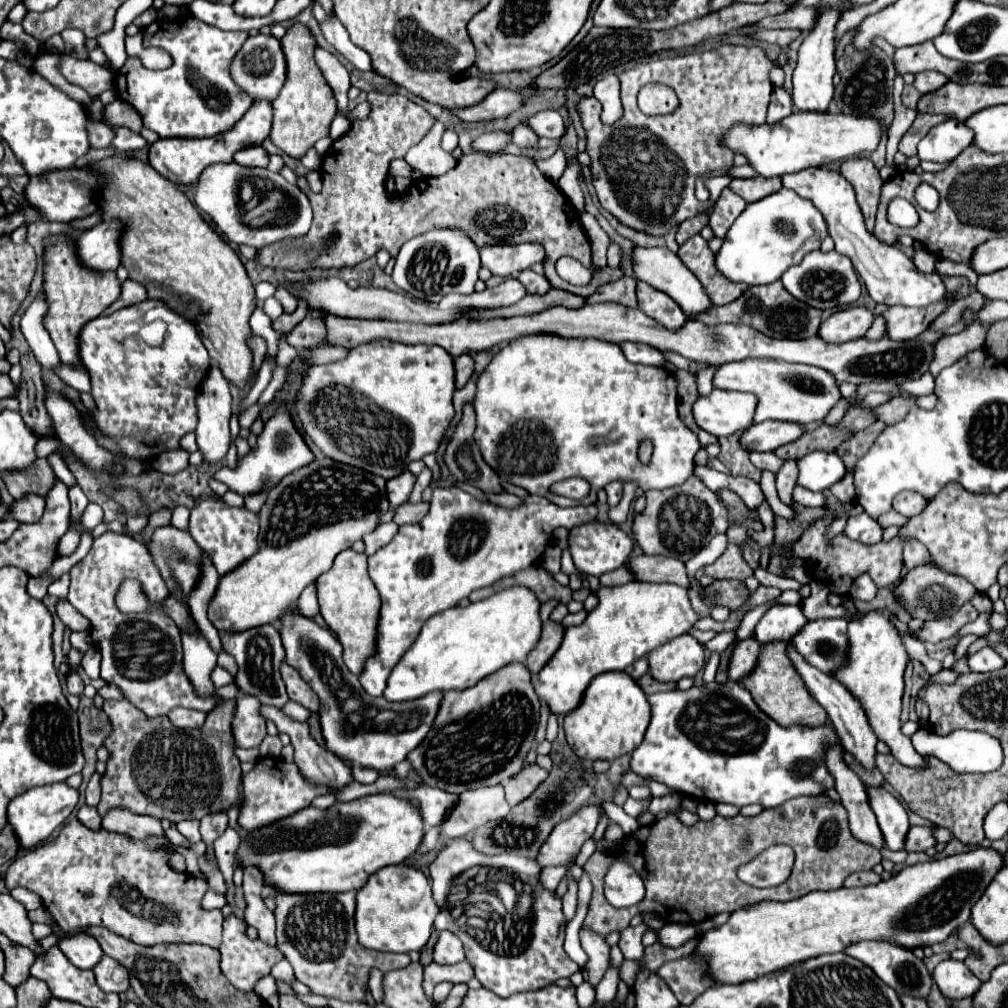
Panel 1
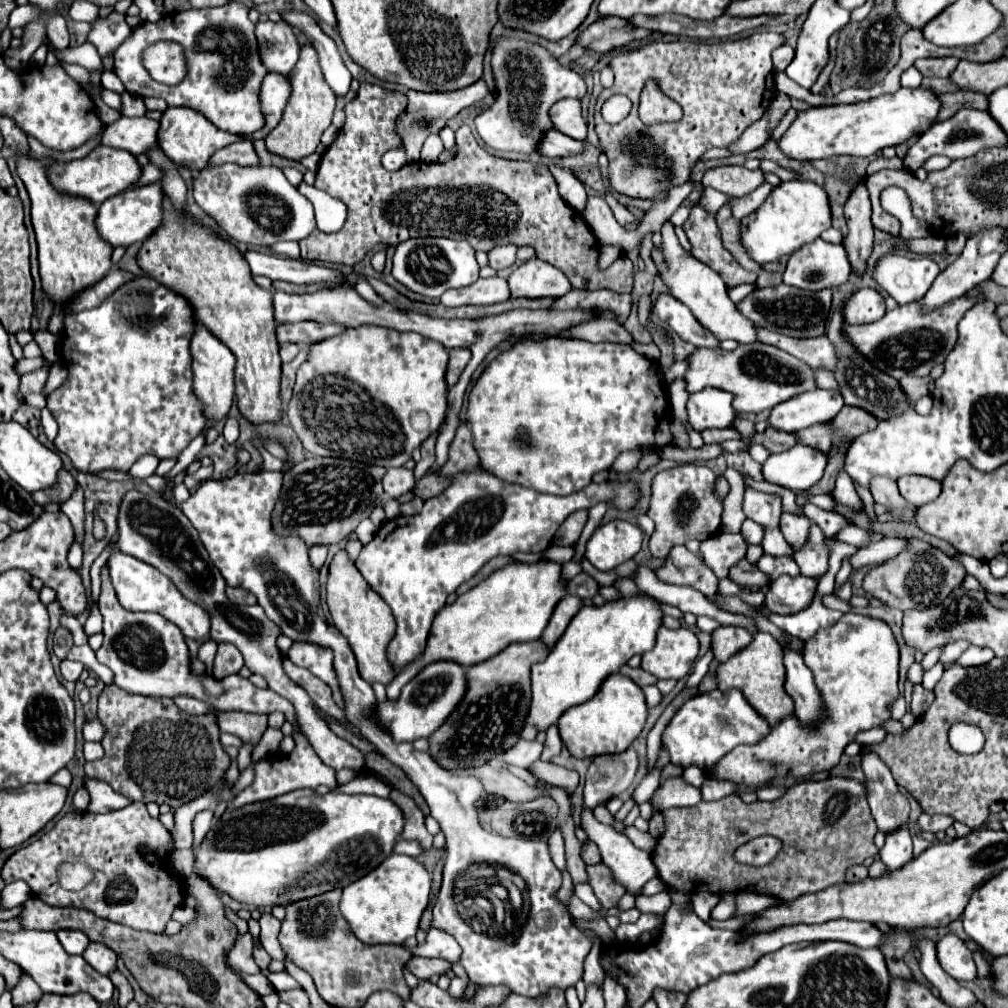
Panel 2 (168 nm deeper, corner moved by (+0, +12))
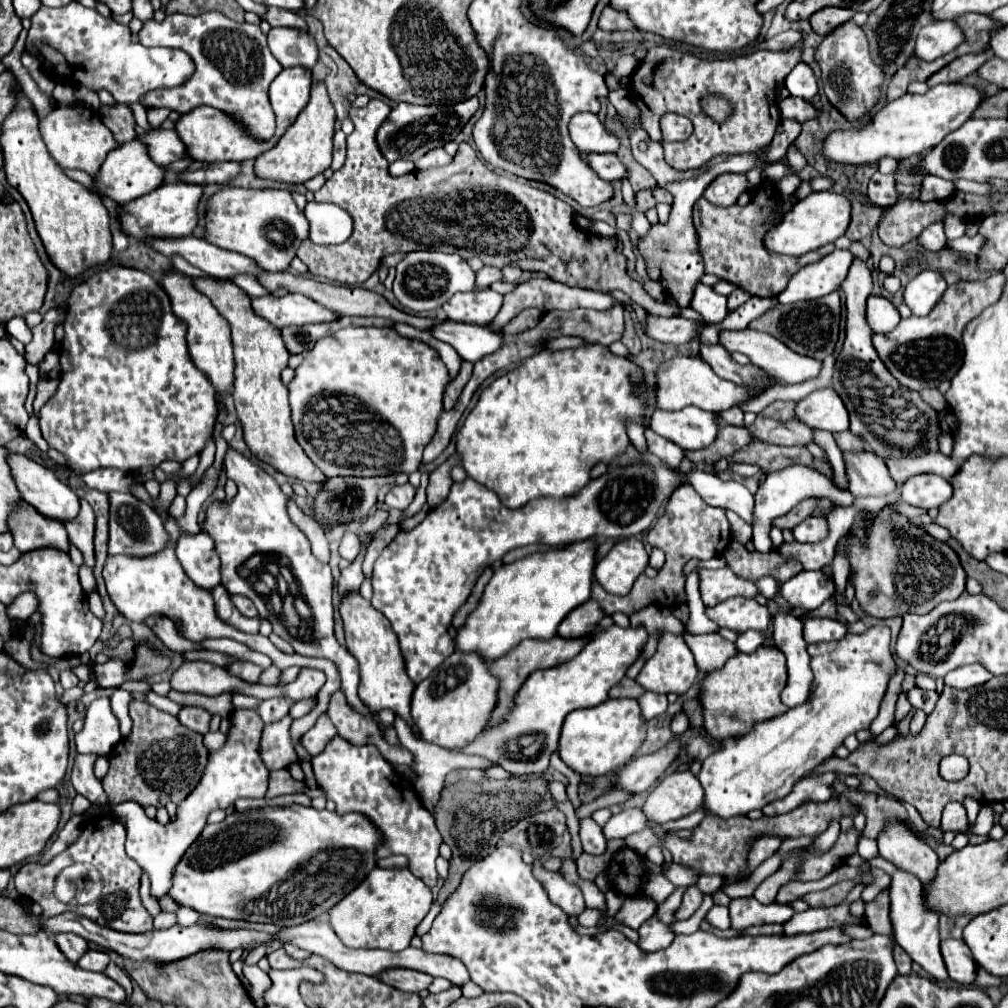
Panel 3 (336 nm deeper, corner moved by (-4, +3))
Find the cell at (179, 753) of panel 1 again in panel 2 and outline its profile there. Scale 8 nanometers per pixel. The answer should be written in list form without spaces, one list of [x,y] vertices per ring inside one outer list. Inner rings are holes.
[[[105,686],[99,696],[99,718],[107,728],[101,742],[105,756],[97,762],[85,764],[85,774],[105,780],[115,792],[133,802],[157,802],[179,808],[191,798],[213,788],[231,764],[231,758],[219,742],[219,726],[211,712],[205,716],[189,716],[183,710],[177,710],[175,702],[169,698],[141,698],[137,694],[125,694],[119,686]]]

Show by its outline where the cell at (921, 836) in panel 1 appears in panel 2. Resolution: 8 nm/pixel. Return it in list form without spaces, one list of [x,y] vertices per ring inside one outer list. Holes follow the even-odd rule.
[[[921,814],[919,816],[919,826],[927,832],[939,832],[939,830],[947,830],[951,824],[953,824],[953,816],[945,816],[945,814],[935,814],[935,816],[929,816],[929,814]]]

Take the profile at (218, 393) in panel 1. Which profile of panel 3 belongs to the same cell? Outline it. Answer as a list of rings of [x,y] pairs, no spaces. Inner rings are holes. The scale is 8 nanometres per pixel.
[[[171,273],[161,279],[163,289],[167,291],[171,303],[173,303],[173,313],[187,323],[187,343],[189,343],[189,355],[199,371],[207,375],[211,381],[215,393],[223,399],[229,395],[235,387],[235,361],[233,361],[233,345],[229,337],[229,325],[227,321],[219,315],[219,311],[211,305],[211,301],[201,295],[199,291],[193,289],[191,281],[183,273]]]

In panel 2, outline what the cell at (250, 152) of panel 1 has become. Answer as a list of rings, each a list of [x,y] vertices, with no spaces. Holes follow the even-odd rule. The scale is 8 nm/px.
[[[241,140],[235,142],[233,146],[225,146],[213,154],[209,160],[209,166],[221,166],[221,164],[237,164],[237,166],[257,166],[259,158],[253,150],[251,140]]]

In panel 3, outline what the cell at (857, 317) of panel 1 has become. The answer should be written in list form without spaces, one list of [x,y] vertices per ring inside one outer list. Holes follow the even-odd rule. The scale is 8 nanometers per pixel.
[[[869,295],[869,299],[867,299],[867,323],[869,323],[873,333],[891,331],[899,323],[899,319],[901,319],[899,311],[895,309],[895,305],[889,299]]]

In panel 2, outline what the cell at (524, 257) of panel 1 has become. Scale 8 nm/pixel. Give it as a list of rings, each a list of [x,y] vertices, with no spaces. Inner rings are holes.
[[[505,244],[505,246],[497,246],[489,252],[489,266],[493,270],[503,270],[515,264],[515,254],[517,254],[517,246],[513,244]]]

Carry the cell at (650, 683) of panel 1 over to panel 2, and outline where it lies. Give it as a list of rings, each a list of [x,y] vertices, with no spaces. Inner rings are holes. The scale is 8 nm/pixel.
[[[623,666],[621,670],[619,670],[619,674],[623,674],[623,676],[627,676],[627,678],[631,678],[637,686],[649,686],[649,684],[657,684],[657,678],[653,678],[653,674],[649,674],[649,672],[645,672],[645,670],[641,670],[641,668],[631,668],[631,666]]]

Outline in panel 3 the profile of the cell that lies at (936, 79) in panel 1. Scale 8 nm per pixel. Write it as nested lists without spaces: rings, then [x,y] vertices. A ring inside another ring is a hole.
[[[989,49],[989,55],[963,55],[961,59],[955,59],[953,63],[945,65],[941,71],[933,73],[929,79],[927,79],[927,85],[929,87],[935,87],[939,83],[957,83],[961,81],[963,77],[971,75],[977,71],[977,67],[981,67],[981,63],[985,63],[987,59],[993,57],[993,51]]]

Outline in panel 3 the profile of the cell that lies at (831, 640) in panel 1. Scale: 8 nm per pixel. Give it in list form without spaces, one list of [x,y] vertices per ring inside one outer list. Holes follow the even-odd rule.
[[[813,617],[805,621],[803,625],[803,637],[807,643],[819,643],[819,641],[833,641],[847,635],[847,627],[833,619],[821,619]]]

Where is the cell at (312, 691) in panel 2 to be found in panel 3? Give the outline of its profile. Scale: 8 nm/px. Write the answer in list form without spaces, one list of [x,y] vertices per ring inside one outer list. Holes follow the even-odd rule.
[[[335,691],[331,695],[327,715],[333,721],[337,733],[349,739],[353,745],[365,745],[365,743],[375,745],[375,739],[379,737],[377,727],[373,727],[373,723],[365,723],[365,719],[355,715],[355,711],[345,703],[341,691]]]

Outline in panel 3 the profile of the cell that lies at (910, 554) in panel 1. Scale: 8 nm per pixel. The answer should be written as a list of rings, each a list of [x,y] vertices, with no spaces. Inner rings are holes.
[[[863,451],[861,455],[849,455],[845,461],[849,491],[855,497],[879,497],[879,491],[895,491],[893,479],[889,479],[889,471],[885,463],[877,455],[869,455]]]

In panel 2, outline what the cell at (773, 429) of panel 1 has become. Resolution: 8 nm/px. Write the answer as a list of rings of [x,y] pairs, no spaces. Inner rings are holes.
[[[811,390],[809,394],[799,394],[799,398],[791,398],[789,402],[775,406],[769,424],[785,432],[803,430],[813,424],[833,420],[841,406],[843,398],[837,390]]]

